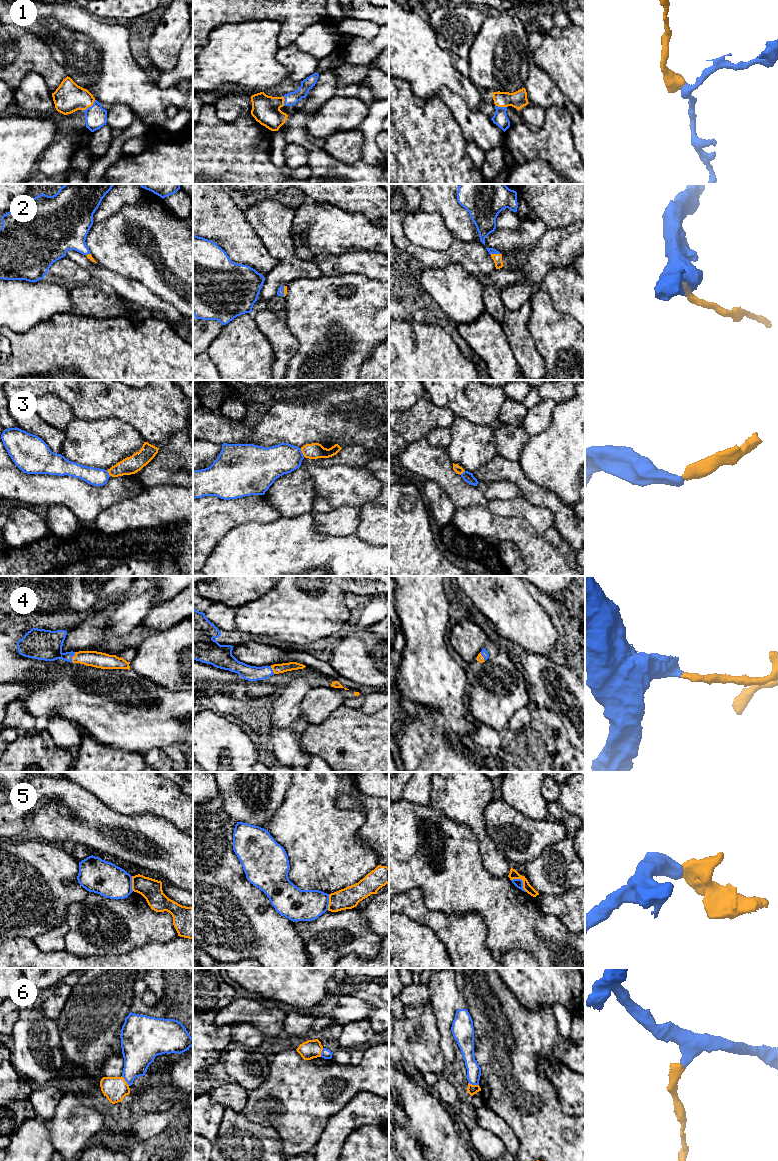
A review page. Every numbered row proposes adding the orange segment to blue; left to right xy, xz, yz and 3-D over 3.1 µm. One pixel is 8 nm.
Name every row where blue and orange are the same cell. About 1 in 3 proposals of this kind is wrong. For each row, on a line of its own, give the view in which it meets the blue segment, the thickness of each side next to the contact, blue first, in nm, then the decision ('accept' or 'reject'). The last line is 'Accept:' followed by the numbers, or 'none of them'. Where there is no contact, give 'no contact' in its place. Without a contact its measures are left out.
1: contact in xy; calibres 180 and 240 nm; accept
2: contact in yz; calibres 50 and 70 nm; accept
3: contact in xz; calibres 260 and 130 nm; reject
4: contact in xy; calibres 240 and 130 nm; accept
5: contact in yz; calibres 70 and 70 nm; reject
6: contact in xy; calibres 260 and 190 nm; reject
Accept: 1, 2, 4

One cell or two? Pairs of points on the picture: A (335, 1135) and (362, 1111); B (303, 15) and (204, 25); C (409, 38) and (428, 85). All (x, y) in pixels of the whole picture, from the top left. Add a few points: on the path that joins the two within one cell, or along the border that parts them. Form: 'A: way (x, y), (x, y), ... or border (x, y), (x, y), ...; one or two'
A: way (340, 1126), (348, 1118), (349, 1112), (353, 1110); one
B: way (278, 10), (229, 10); one
C: way (409, 50), (427, 68), (427, 73); one

